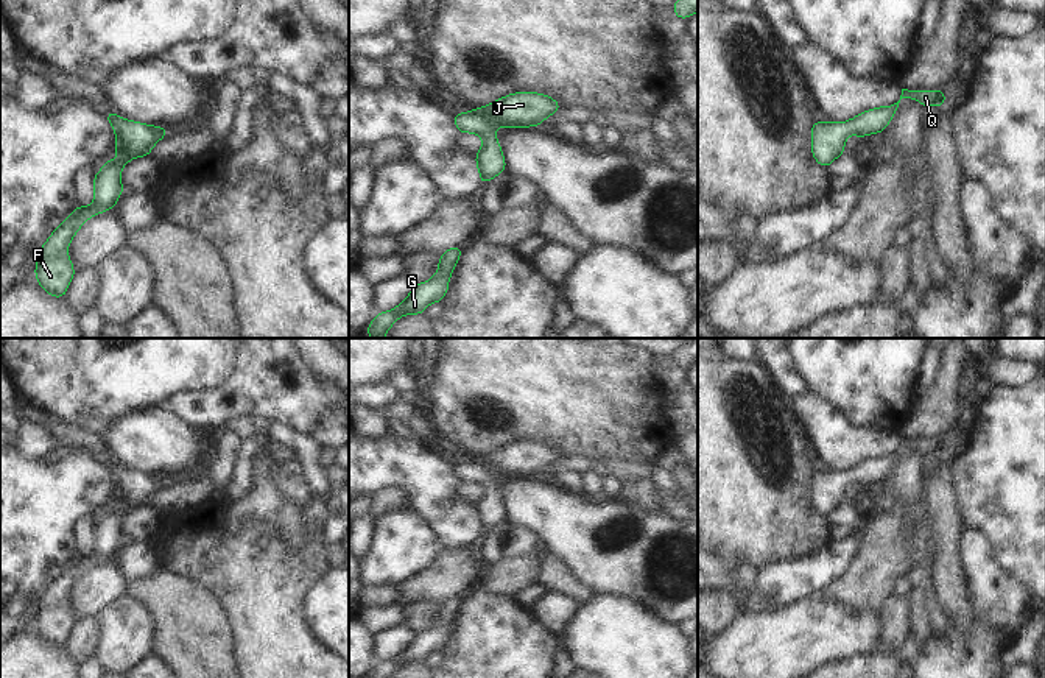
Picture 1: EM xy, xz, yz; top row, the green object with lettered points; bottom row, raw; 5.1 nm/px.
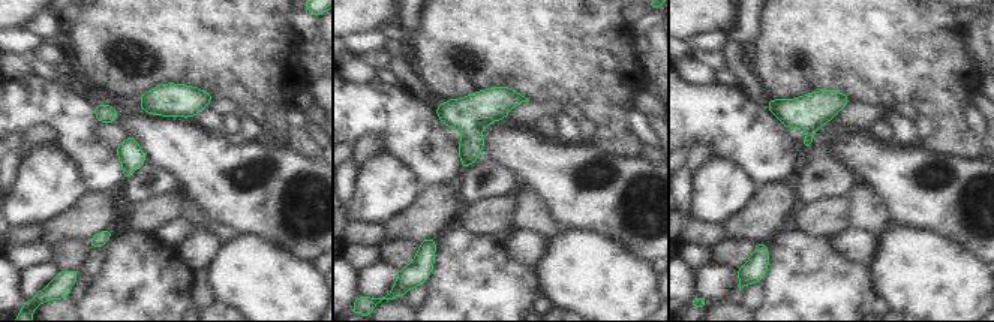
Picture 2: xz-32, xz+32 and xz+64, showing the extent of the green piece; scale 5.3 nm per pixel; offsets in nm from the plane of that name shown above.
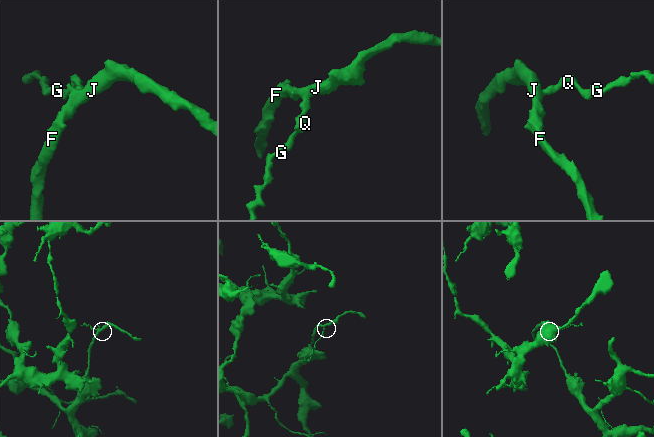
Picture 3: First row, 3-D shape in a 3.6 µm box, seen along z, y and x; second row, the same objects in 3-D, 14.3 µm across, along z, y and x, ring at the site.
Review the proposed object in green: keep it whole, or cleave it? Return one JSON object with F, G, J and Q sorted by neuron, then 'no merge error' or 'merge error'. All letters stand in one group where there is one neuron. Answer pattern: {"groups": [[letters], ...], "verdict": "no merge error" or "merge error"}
{"groups": [["F", "G", "J", "Q"]], "verdict": "no merge error"}

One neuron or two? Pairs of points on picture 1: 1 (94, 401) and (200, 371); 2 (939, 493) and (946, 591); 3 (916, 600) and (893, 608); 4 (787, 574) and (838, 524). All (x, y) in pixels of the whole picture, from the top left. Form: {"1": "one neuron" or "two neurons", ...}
{"1": "one neuron", "2": "one neuron", "3": "two neurons", "4": "two neurons"}

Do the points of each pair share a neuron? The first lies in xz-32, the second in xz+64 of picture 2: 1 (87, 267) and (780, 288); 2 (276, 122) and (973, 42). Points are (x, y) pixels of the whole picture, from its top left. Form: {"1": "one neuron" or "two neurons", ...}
{"1": "two neurons", "2": "two neurons"}

